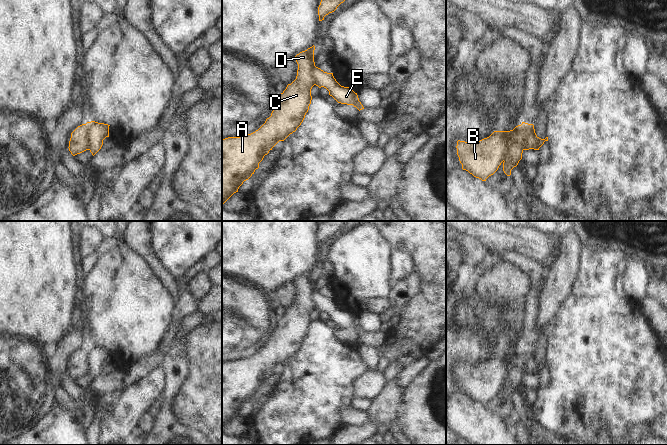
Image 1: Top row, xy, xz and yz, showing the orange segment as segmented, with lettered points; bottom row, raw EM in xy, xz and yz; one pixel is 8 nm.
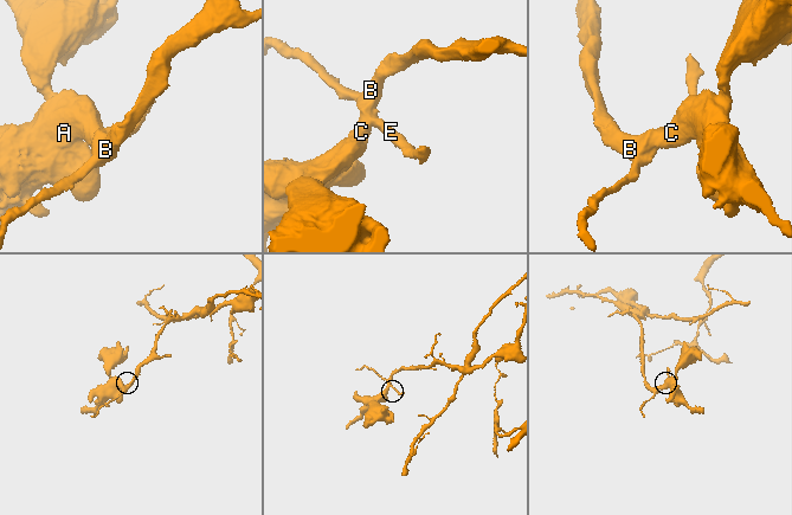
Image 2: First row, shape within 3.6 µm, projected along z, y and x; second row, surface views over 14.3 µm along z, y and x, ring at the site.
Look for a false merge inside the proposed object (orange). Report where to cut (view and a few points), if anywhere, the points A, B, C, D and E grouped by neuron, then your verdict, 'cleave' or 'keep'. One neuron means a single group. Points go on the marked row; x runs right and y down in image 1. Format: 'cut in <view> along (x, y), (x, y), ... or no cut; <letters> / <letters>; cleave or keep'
cut in yz along (527, 123), (519, 139), (511, 147), (503, 160); A B C D / E; cleave

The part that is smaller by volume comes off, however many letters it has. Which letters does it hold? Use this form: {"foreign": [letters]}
{"foreign": ["E"]}

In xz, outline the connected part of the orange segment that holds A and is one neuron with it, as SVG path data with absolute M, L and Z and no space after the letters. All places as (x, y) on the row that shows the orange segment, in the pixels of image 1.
M315 46L297 54L294 59L298 64L296 79L288 84L278 96L277 105L265 123L255 132L240 137L228 137L222 140L222 205L236 192L244 181L248 180L259 168L264 156L279 142L284 141L295 132L303 122L309 110L312 96L311 89L315 85Z

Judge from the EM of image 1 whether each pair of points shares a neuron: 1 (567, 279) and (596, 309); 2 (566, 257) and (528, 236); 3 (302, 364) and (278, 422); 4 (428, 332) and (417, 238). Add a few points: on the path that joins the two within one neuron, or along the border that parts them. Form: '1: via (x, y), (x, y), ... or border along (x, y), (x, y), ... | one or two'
1: border along (580, 262), (580, 268), (572, 290), (562, 305) | two
2: border along (559, 252), (549, 264) | two
3: via (314, 376), (314, 386), (293, 407) | one
4: via (431, 309), (431, 261) | one

